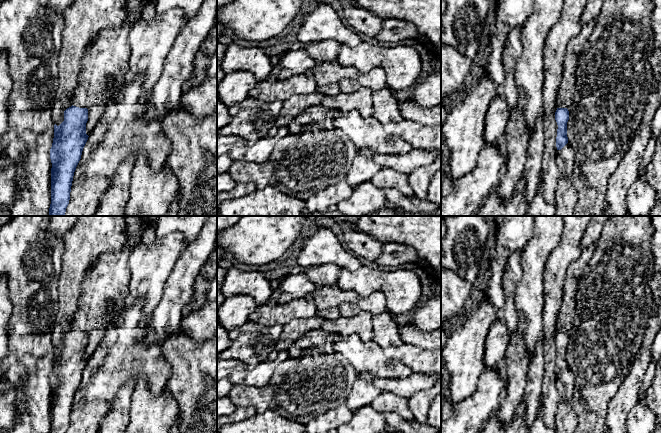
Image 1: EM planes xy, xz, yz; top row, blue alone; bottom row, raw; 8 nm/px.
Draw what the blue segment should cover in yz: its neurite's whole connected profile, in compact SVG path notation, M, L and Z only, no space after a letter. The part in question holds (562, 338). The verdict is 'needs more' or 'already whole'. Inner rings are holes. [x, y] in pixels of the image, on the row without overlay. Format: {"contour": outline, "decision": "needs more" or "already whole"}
{"contour": "M596 244L581 251L578 259L572 262L567 271L564 284L562 303L557 317L555 344L558 349L556 371L561 374L567 367L567 346L569 344L568 332L573 327L572 313L576 304L576 288L578 280L588 264L588 260L593 256Z", "decision": "needs more"}

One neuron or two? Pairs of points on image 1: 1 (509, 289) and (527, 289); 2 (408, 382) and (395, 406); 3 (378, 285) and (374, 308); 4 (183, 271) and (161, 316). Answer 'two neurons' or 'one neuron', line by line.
1: two neurons
2: two neurons
3: two neurons
4: one neuron

